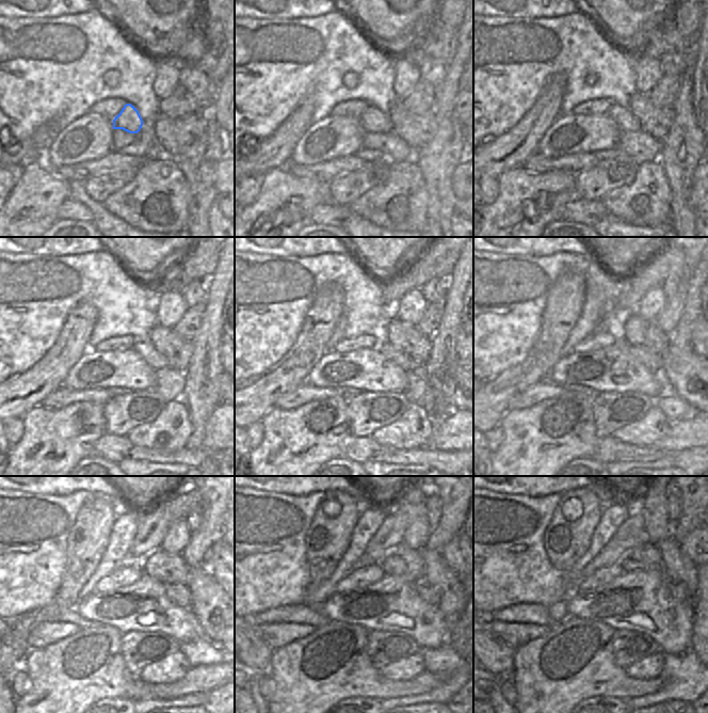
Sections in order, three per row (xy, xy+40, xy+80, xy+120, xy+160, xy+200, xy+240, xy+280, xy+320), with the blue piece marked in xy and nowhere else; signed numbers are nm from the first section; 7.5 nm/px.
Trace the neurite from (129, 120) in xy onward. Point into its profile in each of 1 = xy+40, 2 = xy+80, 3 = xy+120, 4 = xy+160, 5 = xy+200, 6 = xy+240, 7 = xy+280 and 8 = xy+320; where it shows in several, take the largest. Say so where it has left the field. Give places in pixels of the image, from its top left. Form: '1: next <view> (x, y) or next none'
1: next xy+40 (372, 121)
2: next xy+80 (623, 116)
3: next xy+120 (146, 350)
4: next xy+160 (386, 349)
5: next xy+200 (653, 361)
6: next xy+240 (179, 595)
7: next xy+280 (429, 595)
8: next xy+320 (679, 591)

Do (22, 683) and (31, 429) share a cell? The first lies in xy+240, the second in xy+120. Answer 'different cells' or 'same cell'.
different cells

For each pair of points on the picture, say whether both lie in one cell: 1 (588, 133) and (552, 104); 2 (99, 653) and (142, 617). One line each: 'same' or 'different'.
1: different
2: different

